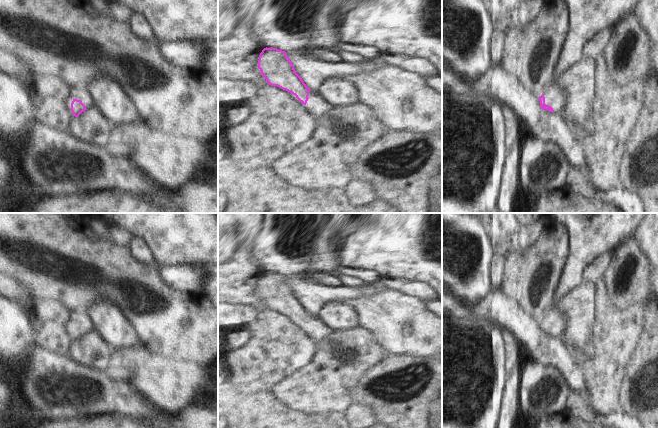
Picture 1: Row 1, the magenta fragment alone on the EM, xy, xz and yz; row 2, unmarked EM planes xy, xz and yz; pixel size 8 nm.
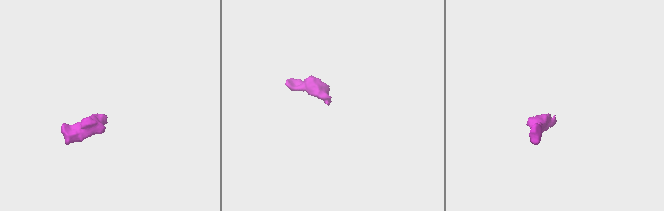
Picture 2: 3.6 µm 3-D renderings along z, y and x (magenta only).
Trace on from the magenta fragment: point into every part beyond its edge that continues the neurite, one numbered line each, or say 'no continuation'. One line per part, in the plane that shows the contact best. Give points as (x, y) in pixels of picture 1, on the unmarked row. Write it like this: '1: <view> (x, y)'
1: yz (553, 322)

